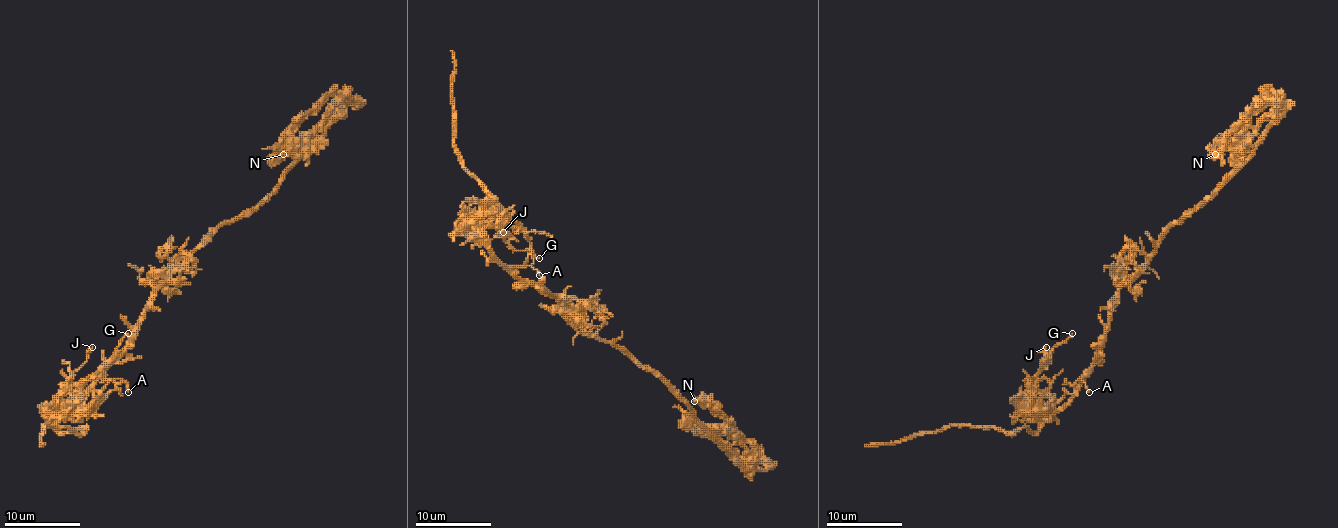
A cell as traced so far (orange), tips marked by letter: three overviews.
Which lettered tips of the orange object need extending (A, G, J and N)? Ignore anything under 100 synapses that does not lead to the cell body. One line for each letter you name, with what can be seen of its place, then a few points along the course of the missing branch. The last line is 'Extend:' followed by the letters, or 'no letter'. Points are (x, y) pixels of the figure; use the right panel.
Extend: no letter

